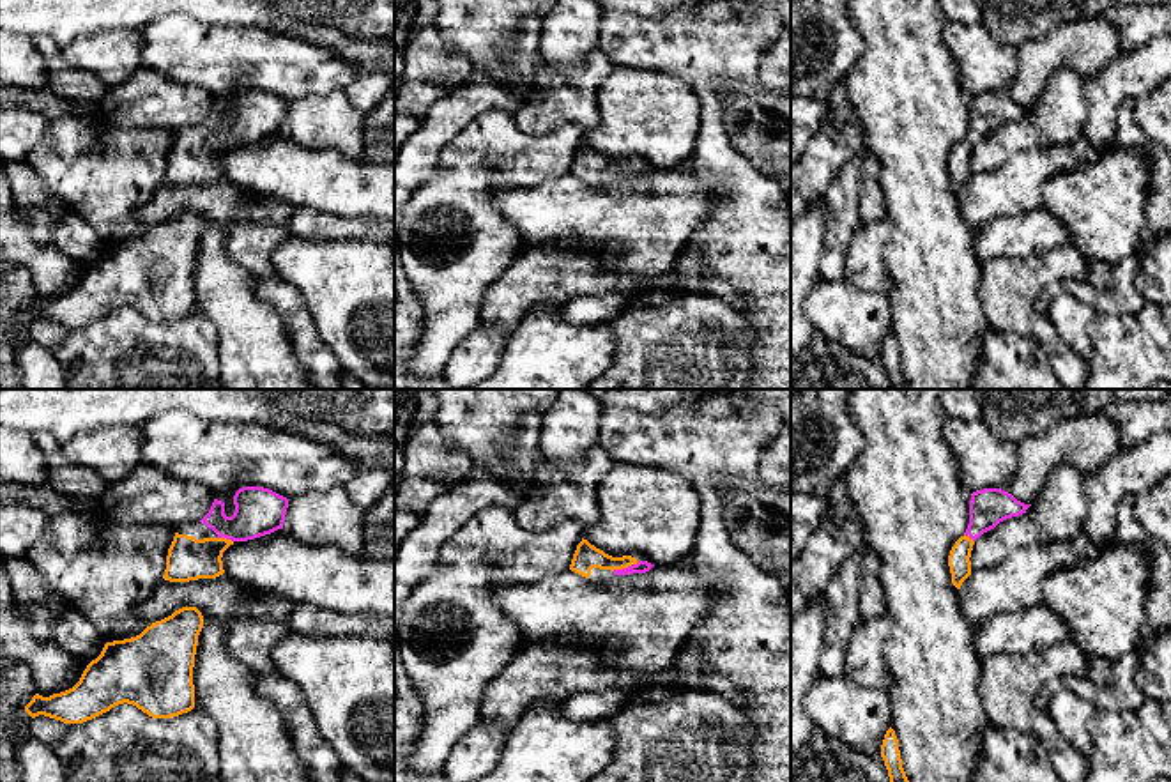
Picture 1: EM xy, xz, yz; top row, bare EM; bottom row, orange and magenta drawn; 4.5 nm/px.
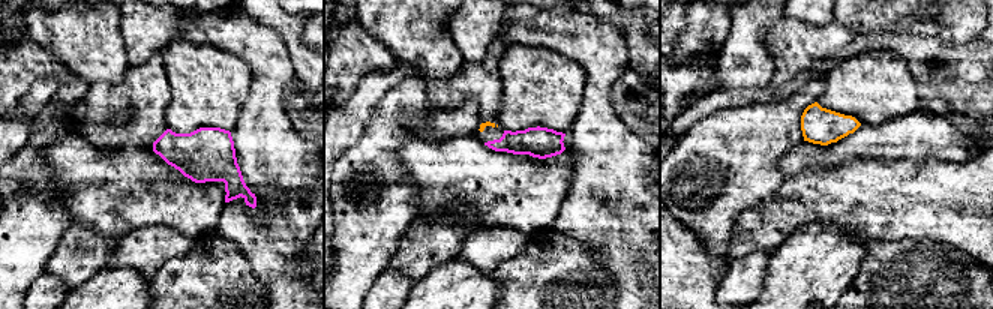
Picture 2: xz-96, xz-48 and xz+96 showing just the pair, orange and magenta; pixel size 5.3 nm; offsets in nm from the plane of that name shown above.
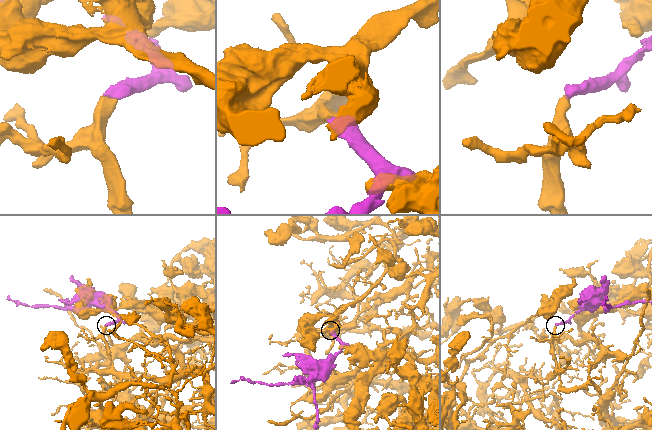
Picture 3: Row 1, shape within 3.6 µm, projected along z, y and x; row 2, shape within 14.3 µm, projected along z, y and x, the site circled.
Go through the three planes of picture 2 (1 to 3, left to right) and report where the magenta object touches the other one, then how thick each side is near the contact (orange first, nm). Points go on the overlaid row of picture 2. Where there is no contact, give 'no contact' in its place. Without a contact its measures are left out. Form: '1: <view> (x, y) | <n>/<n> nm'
1: no contact
2: no contact
3: no contact

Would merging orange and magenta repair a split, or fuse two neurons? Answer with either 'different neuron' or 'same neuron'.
same neuron

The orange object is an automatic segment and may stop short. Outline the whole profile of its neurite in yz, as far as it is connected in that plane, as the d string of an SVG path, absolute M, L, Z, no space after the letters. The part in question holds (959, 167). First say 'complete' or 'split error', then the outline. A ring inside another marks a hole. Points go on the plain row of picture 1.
split error | M983 92L971 97L968 133L955 145L948 159L952 188L957 193L971 179L969 161L975 143L994 133L999 126L1026 117L1029 110L1001 92Z

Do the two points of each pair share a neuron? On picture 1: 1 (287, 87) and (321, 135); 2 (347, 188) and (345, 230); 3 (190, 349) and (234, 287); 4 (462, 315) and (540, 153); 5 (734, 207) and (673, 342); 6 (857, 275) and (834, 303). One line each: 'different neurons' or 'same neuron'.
1: different neurons
2: different neurons
3: different neurons
4: same neuron
5: different neurons
6: different neurons

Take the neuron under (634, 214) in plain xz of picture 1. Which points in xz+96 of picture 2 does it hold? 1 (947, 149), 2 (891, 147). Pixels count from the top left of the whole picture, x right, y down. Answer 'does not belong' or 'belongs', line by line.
1: belongs
2: belongs

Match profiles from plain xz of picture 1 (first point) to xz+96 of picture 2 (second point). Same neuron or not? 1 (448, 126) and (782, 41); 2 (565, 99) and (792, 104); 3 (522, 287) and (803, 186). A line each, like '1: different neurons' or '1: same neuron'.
1: different neurons
2: different neurons
3: same neuron

